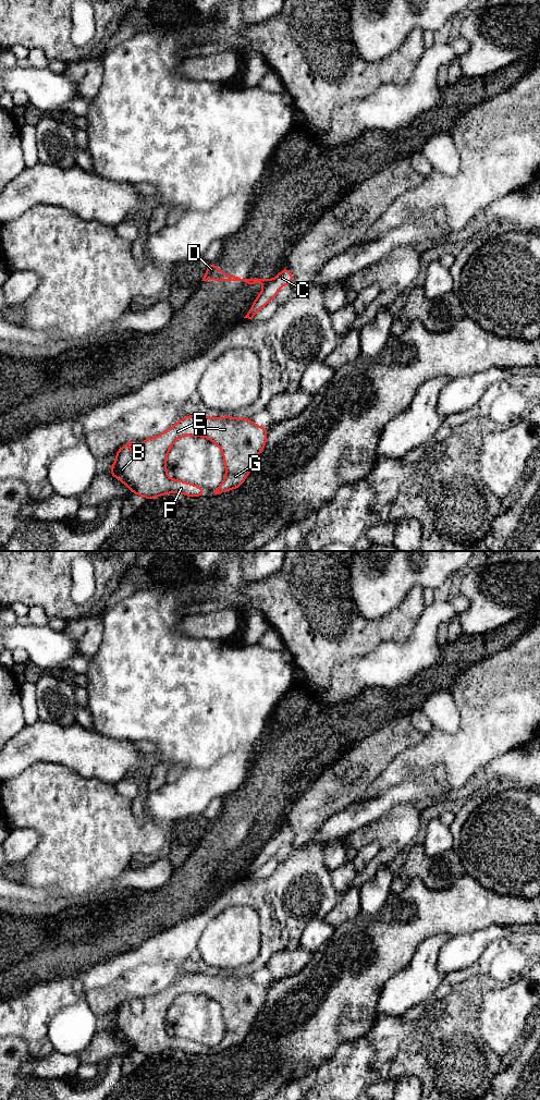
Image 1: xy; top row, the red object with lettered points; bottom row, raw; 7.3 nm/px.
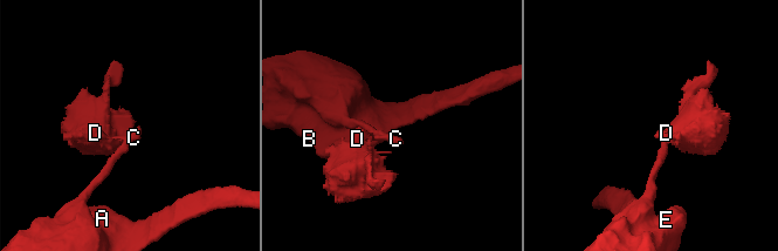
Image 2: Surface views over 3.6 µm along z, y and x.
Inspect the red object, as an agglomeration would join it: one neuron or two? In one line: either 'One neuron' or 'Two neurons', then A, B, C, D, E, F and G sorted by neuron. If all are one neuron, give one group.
Two neurons. Groups: A B C E F G / D

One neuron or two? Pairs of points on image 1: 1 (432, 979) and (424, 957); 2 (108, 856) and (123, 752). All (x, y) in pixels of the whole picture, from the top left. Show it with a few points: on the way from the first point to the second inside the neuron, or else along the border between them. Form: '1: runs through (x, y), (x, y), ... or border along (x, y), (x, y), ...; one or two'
1: runs through (427, 974), (424, 970), (424, 963); one
2: border along (88, 779), (98, 779), (113, 785); two

